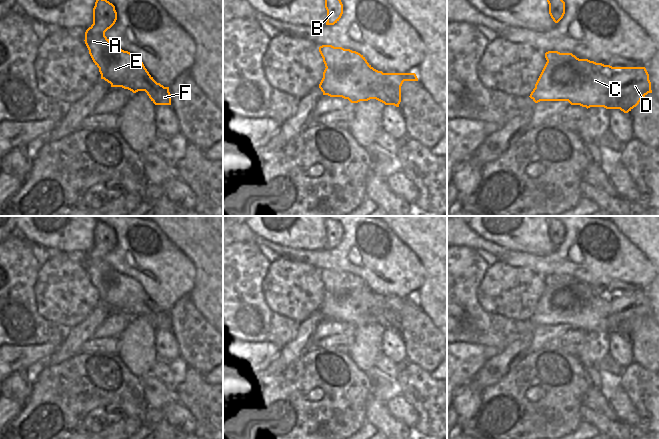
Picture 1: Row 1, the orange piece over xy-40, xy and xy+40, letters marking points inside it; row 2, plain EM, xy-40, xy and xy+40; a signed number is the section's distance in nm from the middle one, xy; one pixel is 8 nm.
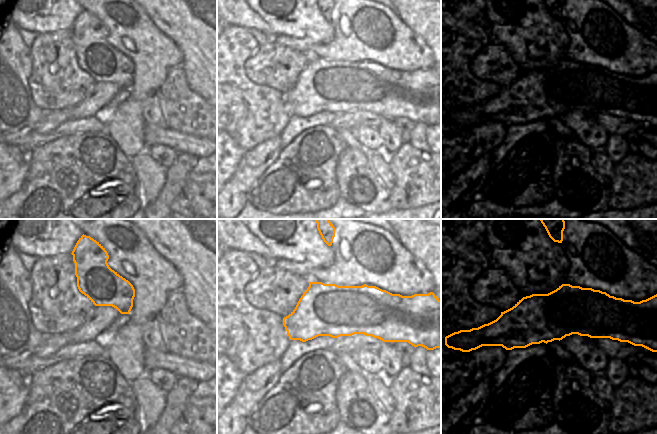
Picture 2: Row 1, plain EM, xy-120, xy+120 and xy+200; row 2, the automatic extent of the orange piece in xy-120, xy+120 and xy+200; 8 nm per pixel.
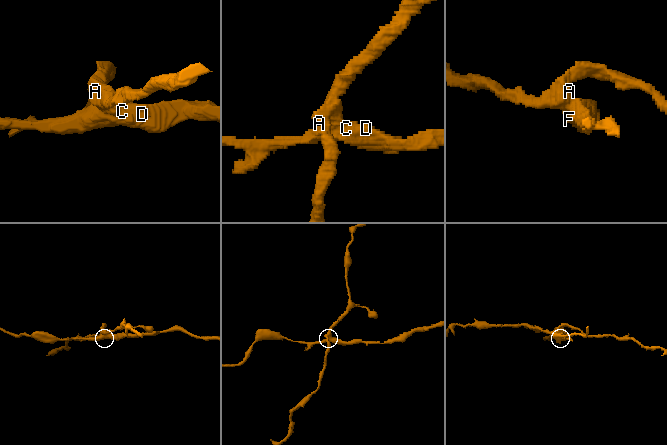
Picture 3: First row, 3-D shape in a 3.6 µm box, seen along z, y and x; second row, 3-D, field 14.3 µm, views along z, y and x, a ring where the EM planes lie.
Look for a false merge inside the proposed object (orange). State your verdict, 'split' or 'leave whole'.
split

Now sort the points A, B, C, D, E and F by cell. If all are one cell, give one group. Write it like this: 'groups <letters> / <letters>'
groups A B E / C D F

